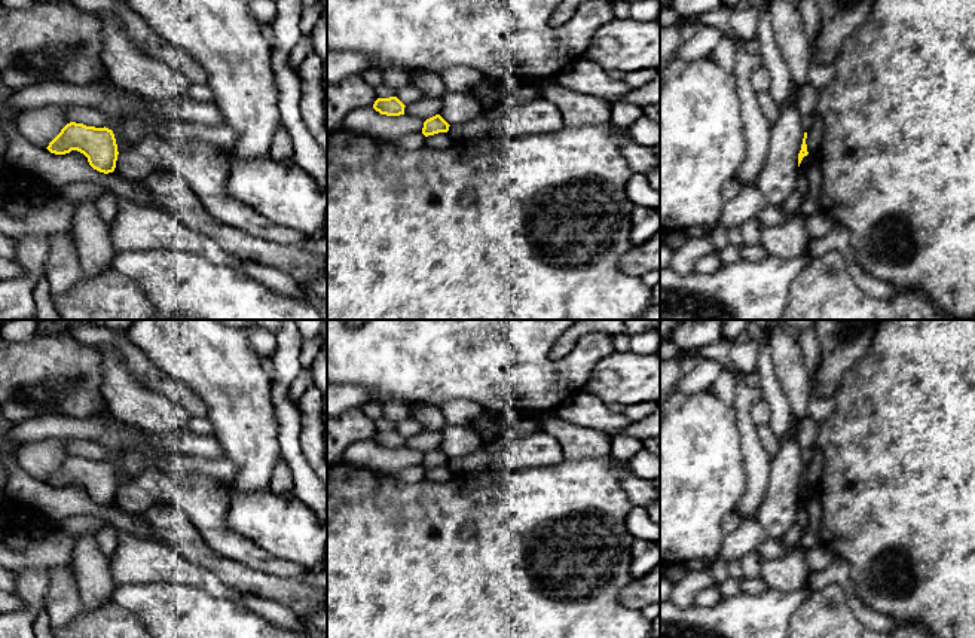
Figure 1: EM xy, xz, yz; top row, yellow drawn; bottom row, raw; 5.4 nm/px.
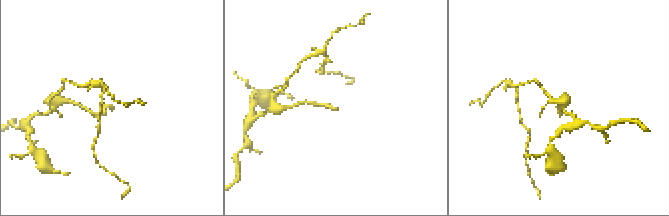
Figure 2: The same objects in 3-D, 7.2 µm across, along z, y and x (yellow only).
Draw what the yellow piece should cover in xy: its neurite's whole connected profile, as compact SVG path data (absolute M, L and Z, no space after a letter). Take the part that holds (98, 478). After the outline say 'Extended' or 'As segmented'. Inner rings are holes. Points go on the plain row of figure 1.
M70 455L46 480L51 486L65 488L71 483L77 483L88 491L89 498L104 507L113 506L117 494L117 477L111 463L86 460L83 457Z. As segmented

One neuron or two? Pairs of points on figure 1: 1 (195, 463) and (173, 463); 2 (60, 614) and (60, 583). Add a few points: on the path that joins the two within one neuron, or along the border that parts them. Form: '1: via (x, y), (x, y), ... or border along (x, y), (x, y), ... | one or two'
1: via (189, 463), (179, 463) | one
2: via (60, 607), (60, 591) | one

